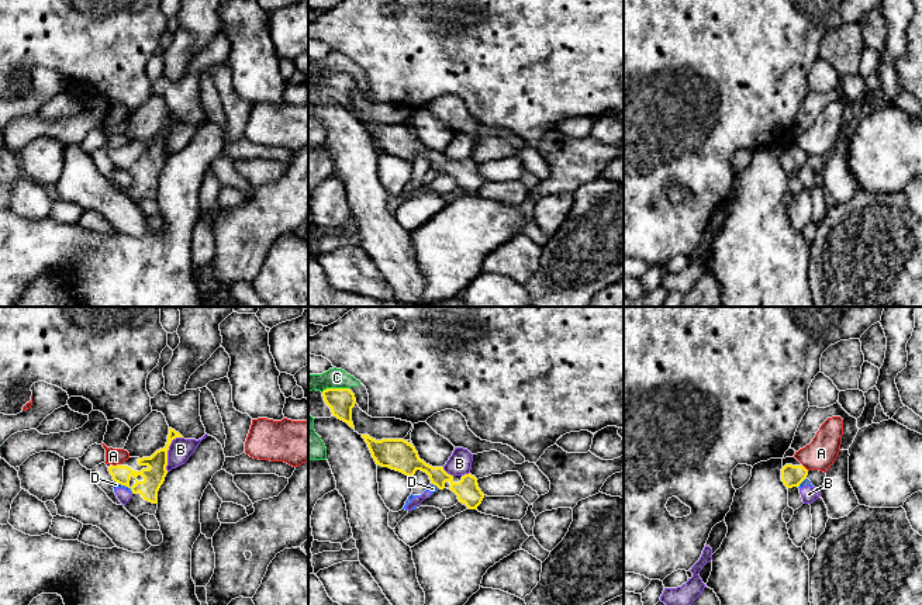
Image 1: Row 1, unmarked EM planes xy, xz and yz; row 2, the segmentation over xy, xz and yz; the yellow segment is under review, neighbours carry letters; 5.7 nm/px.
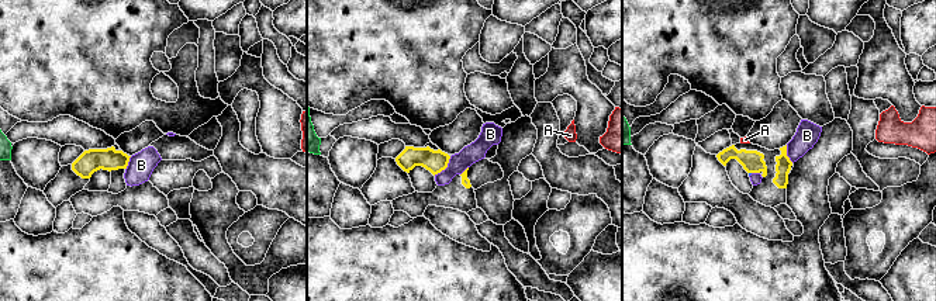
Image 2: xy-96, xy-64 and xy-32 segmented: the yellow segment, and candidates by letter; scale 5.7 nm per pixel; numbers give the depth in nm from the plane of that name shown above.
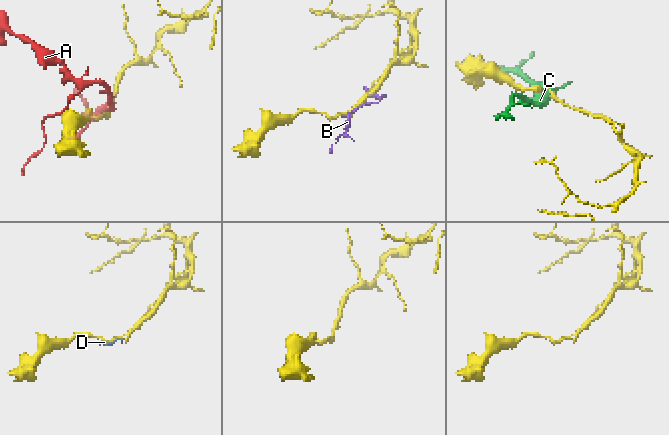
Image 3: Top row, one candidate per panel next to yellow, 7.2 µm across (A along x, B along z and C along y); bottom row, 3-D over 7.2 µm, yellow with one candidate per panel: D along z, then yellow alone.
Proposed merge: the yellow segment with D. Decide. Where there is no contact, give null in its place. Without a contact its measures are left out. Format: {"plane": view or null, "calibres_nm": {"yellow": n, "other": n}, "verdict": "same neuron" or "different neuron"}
{"plane": "xz", "calibres_nm": {"yellow": 180, "other": 50}, "verdict": "different neuron"}

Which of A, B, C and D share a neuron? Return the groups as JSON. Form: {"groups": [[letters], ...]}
{"groups": [["A"], ["B", "D"], ["C"]]}

